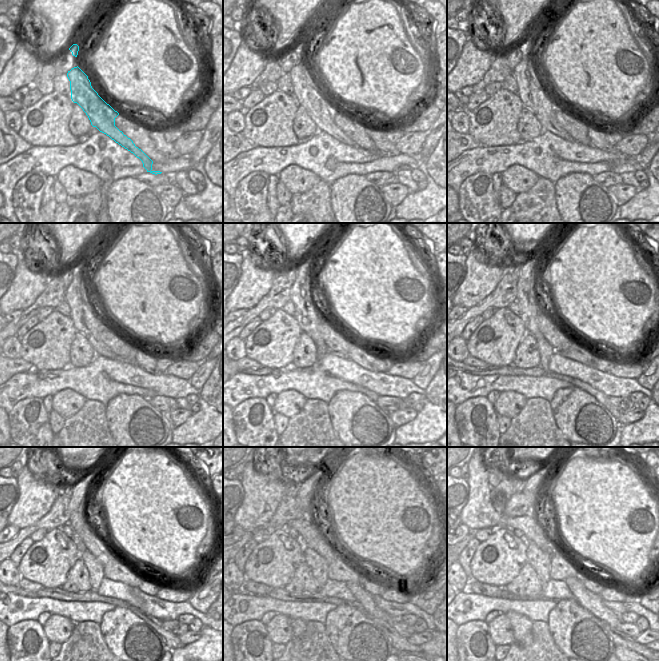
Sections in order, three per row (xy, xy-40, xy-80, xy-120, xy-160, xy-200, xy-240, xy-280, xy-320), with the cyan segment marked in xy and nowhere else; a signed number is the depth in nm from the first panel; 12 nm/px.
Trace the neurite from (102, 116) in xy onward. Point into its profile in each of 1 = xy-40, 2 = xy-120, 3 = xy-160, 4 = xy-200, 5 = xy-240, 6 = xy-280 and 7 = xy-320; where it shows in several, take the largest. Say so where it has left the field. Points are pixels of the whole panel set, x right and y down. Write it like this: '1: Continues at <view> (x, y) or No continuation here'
1: Continues at xy-40 (318, 108)
2: Continues at xy-120 (85, 320)
3: Continues at xy-160 (306, 314)
4: Continues at xy-200 (526, 298)
5: Continues at xy-240 (77, 507)
6: Continues at xy-280 (307, 485)
7: Continues at xy-320 (533, 481).

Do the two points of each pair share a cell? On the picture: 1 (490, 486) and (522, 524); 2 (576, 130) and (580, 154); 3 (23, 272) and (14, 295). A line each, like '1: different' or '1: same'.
1: same
2: different
3: same

